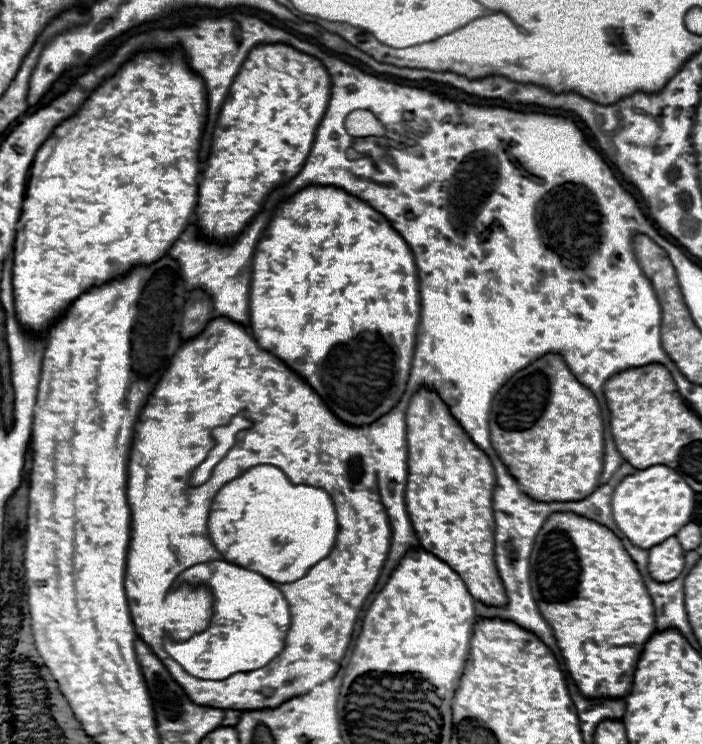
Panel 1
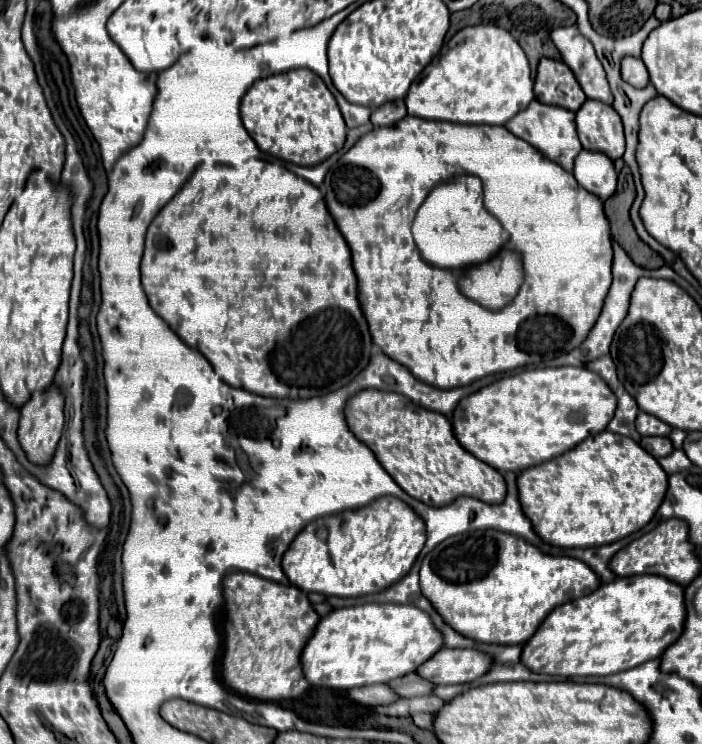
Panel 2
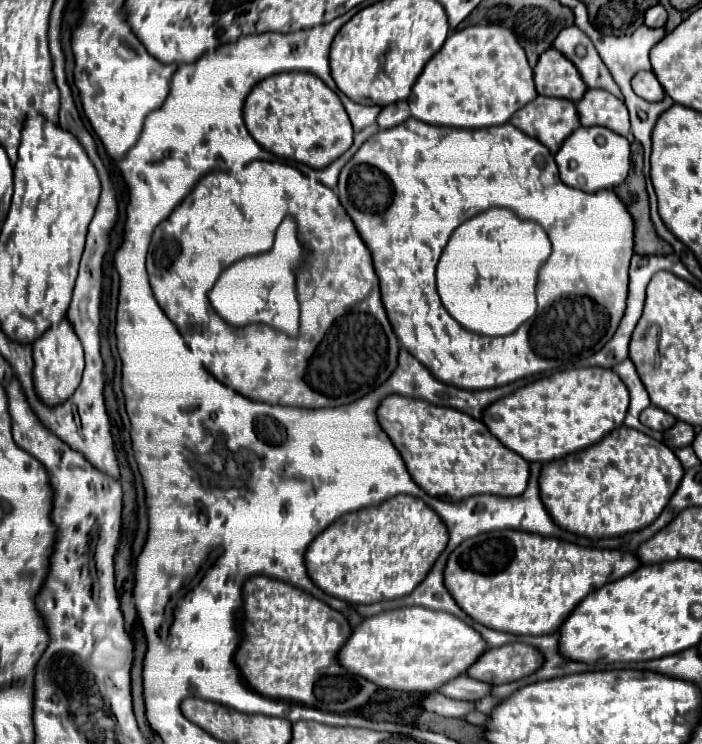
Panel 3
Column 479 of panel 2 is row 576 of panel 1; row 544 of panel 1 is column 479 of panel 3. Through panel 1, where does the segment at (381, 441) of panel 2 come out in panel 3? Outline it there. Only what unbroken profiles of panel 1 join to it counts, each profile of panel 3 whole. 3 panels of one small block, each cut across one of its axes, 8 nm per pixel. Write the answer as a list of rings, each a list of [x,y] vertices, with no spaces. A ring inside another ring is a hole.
[[[390,394],[382,398],[378,410],[378,424],[392,440],[394,448],[400,452],[412,480],[430,496],[436,496],[444,502],[460,502],[472,494],[496,494],[496,496],[520,496],[528,482],[528,462],[522,456],[516,456],[512,450],[504,448],[480,420],[470,418],[464,412],[446,406],[434,406],[424,400],[404,398]]]

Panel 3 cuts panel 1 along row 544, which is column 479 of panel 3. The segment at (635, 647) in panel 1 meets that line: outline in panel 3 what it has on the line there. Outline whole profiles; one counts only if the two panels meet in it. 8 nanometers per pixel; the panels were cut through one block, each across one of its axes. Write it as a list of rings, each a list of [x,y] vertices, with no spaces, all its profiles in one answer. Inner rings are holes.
[[[494,530],[484,532],[474,538],[464,540],[454,548],[446,560],[444,568],[444,586],[454,598],[454,602],[474,620],[486,628],[508,632],[508,634],[552,634],[560,628],[560,620],[572,612],[572,608],[604,584],[634,572],[640,566],[634,554],[620,550],[596,550],[580,548],[570,542],[556,538],[542,538],[522,530]]]

